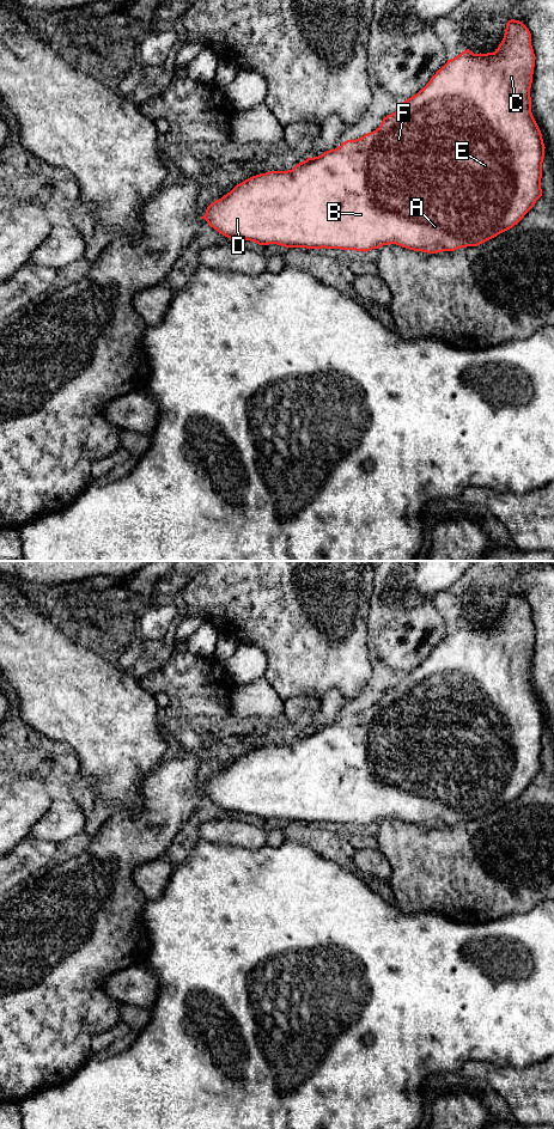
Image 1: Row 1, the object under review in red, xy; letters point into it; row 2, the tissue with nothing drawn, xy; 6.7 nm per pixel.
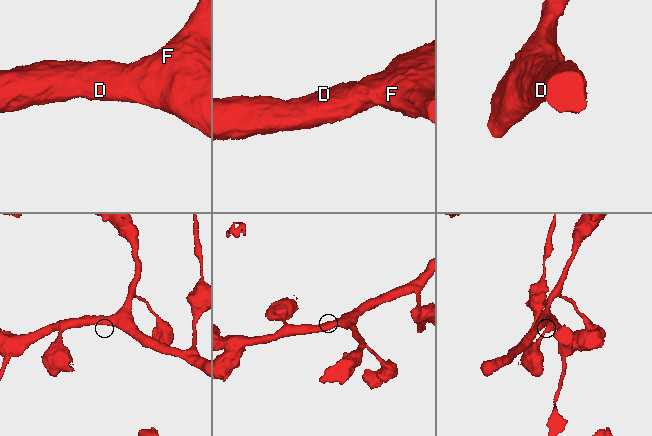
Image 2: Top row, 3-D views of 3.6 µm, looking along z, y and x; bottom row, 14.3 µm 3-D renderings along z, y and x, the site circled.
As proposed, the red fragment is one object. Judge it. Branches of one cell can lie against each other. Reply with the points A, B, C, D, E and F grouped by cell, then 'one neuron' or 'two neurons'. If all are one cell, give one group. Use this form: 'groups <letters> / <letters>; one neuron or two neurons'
groups A B C D E F; one neuron

